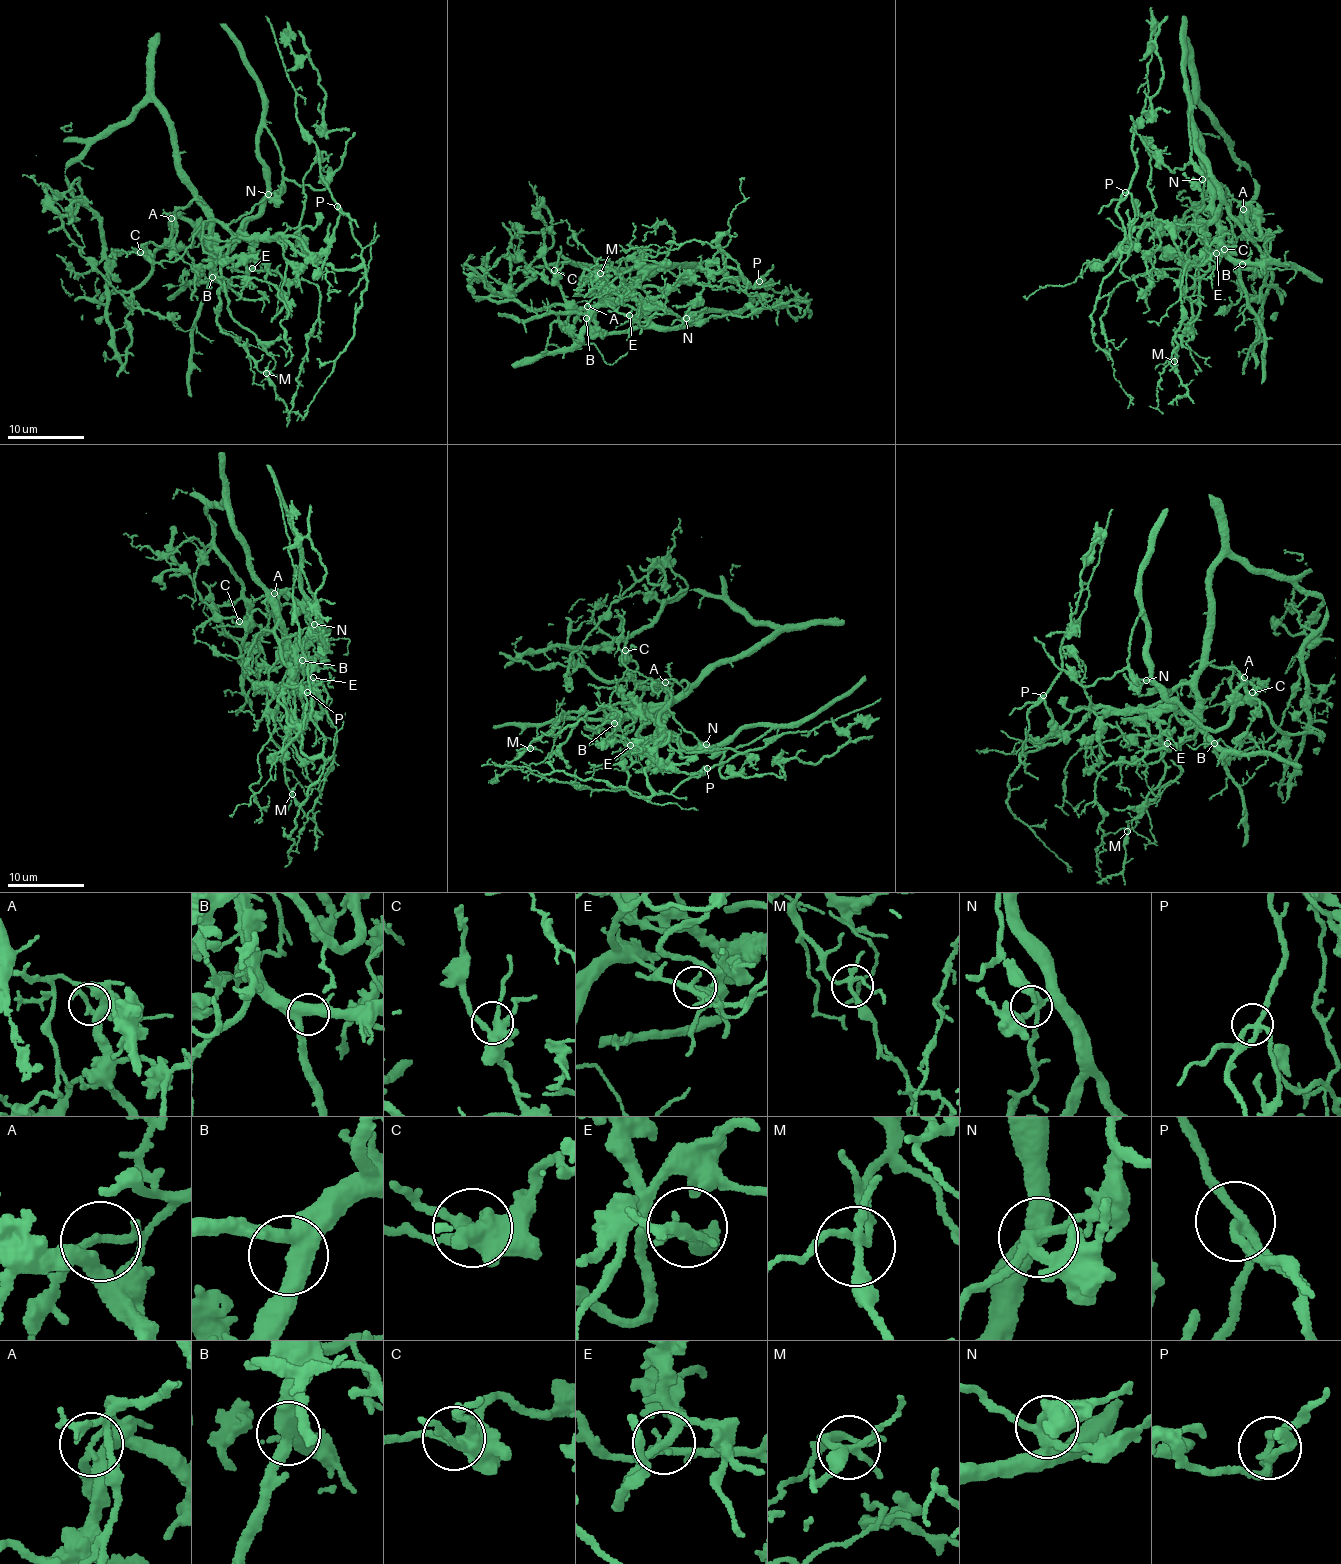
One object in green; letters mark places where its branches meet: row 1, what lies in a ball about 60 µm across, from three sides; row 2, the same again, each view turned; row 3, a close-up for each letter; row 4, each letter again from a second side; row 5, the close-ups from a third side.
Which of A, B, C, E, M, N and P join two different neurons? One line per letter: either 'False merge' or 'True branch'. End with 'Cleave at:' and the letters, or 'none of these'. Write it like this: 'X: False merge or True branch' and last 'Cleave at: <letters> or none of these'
A: True branch
B: True branch
C: True branch
E: True branch
M: True branch
N: True branch
P: True branch
Cleave at: none of these

